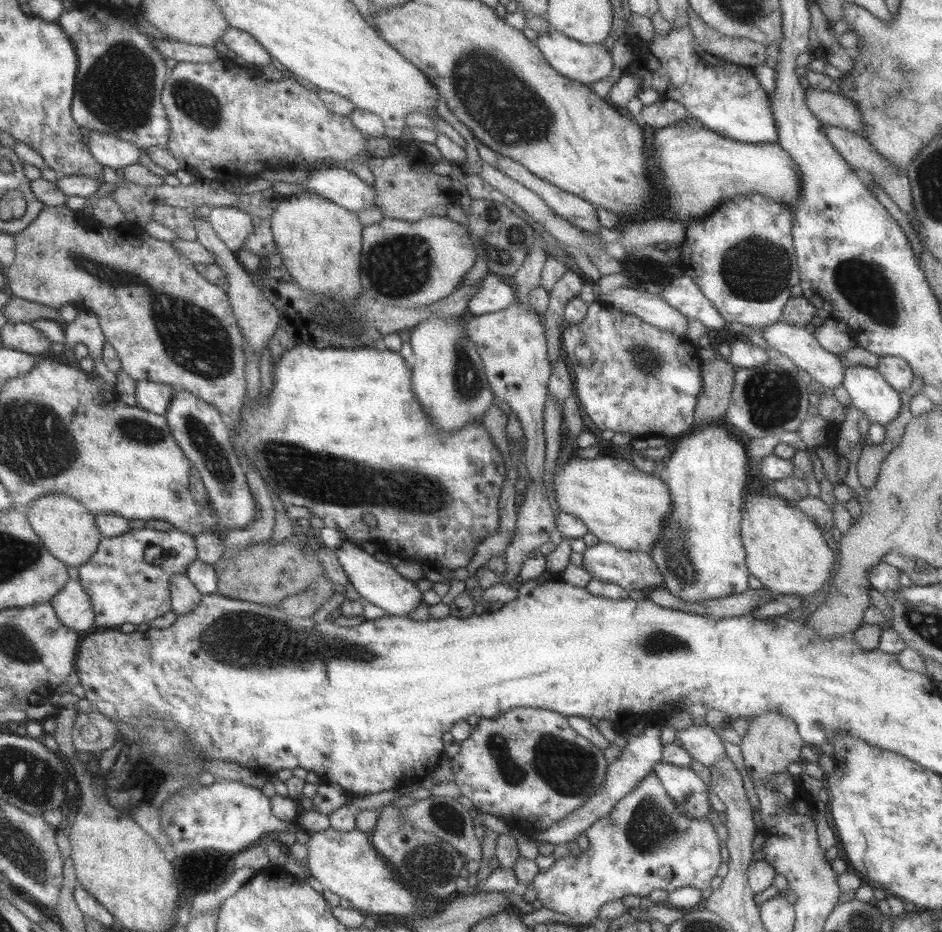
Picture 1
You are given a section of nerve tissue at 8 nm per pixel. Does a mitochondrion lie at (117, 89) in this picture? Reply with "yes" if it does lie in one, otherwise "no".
yes

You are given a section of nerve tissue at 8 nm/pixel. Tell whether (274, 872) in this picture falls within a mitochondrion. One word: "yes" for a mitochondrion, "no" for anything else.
no

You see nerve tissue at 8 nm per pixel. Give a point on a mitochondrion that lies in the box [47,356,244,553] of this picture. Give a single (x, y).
(199, 434)

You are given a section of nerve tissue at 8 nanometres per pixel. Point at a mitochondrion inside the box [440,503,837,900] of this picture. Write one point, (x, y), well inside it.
(572, 770)

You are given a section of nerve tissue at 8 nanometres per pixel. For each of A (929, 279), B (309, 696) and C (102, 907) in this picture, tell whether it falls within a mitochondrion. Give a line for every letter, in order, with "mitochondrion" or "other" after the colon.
A: other
B: other
C: other

